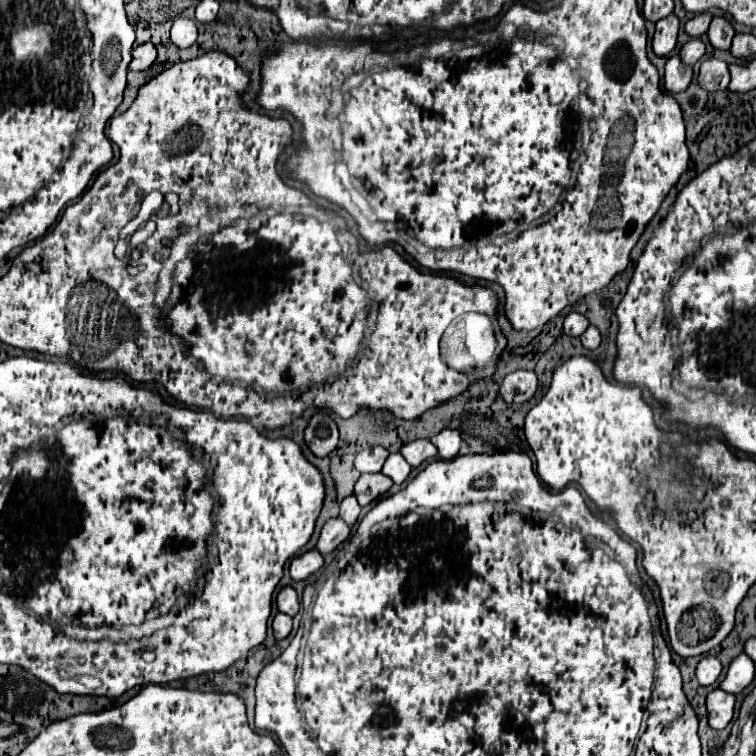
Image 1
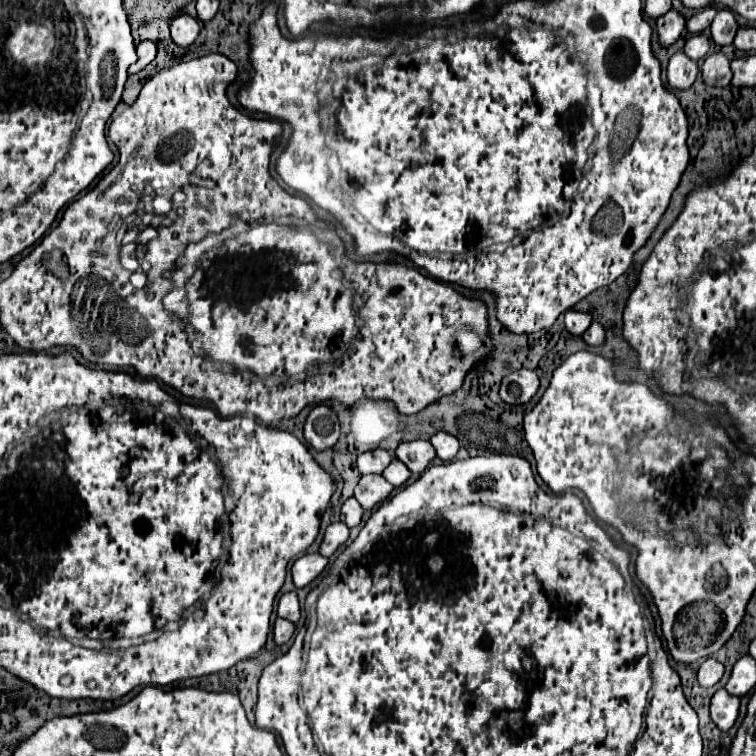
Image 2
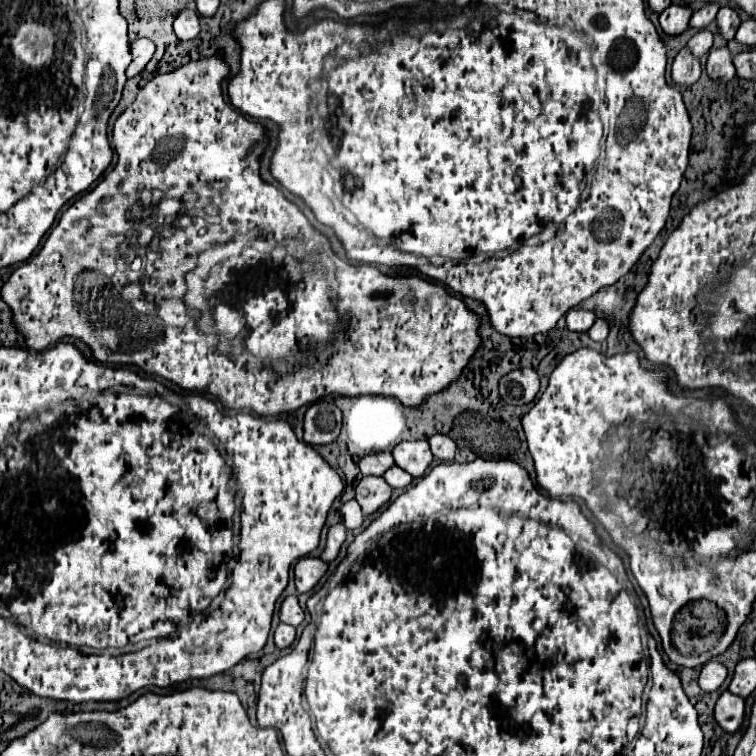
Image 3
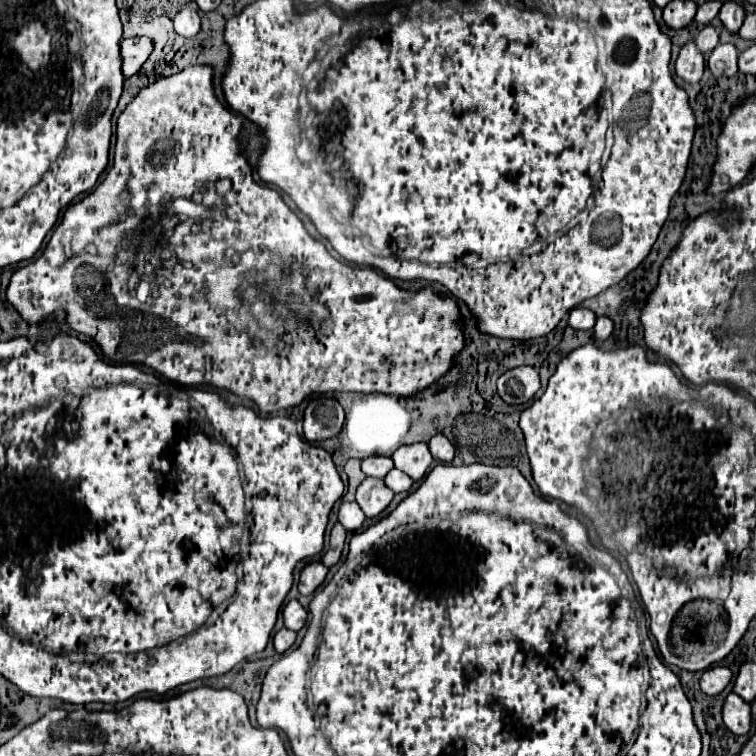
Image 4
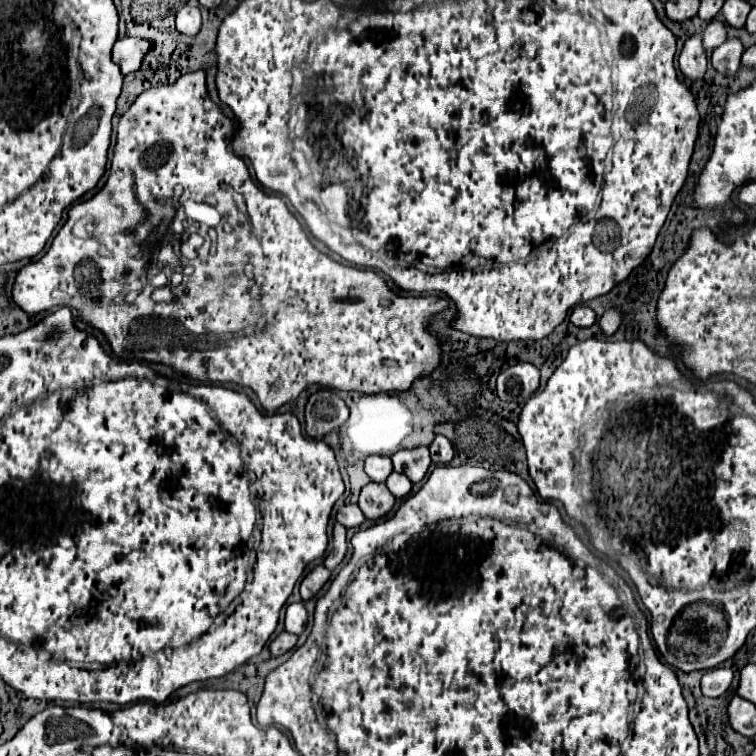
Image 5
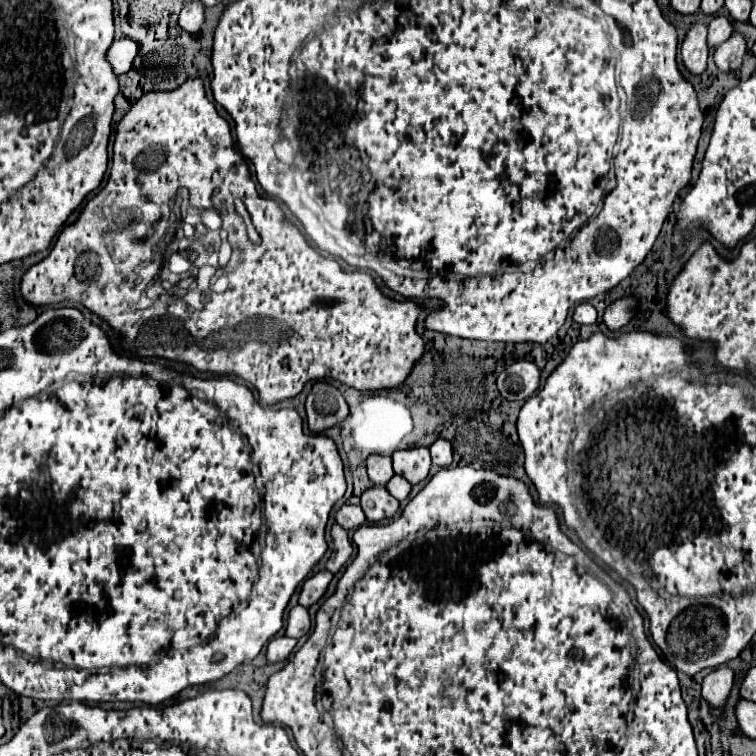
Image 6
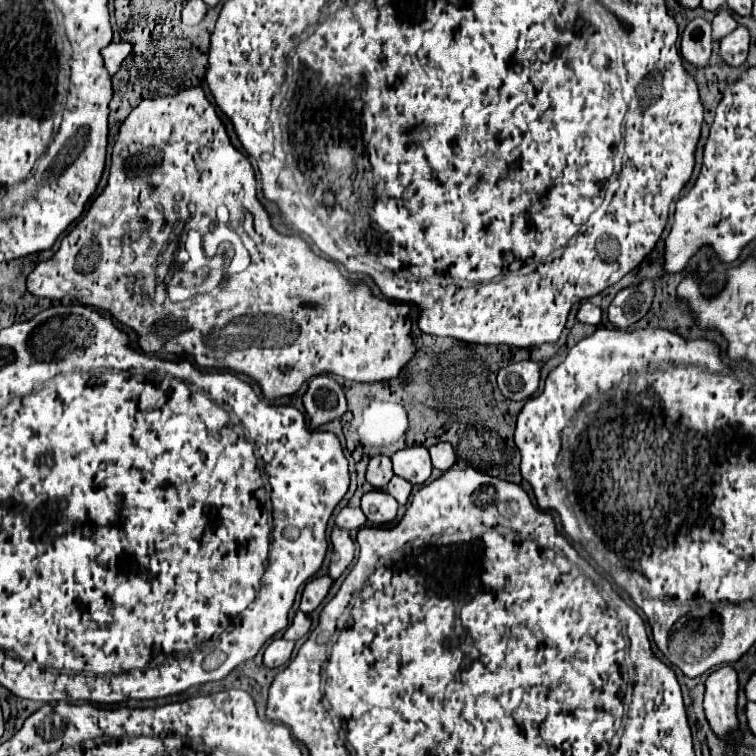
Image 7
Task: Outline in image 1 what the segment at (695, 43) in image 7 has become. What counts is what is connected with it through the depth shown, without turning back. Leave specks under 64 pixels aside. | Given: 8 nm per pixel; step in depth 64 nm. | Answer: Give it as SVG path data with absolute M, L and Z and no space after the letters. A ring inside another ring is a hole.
M672 54L666 62L666 72L664 72L664 90L670 94L684 92L692 80L692 68L680 62L678 54Z

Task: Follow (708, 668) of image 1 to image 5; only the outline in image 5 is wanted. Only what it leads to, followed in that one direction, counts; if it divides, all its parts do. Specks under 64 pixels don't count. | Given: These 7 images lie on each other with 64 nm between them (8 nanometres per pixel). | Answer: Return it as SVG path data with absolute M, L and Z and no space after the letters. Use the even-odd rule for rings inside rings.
M712 668L702 676L702 694L710 696L710 698L718 698L722 696L728 686L732 684L732 670L730 668Z

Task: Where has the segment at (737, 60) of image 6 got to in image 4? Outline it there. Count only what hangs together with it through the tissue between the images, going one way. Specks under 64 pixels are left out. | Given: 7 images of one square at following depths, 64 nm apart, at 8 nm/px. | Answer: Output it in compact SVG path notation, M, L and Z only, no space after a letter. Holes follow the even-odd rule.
M720 44L710 52L708 68L716 78L720 78L720 76L730 78L730 76L734 76L738 72L736 58L738 58L738 50L732 44Z

